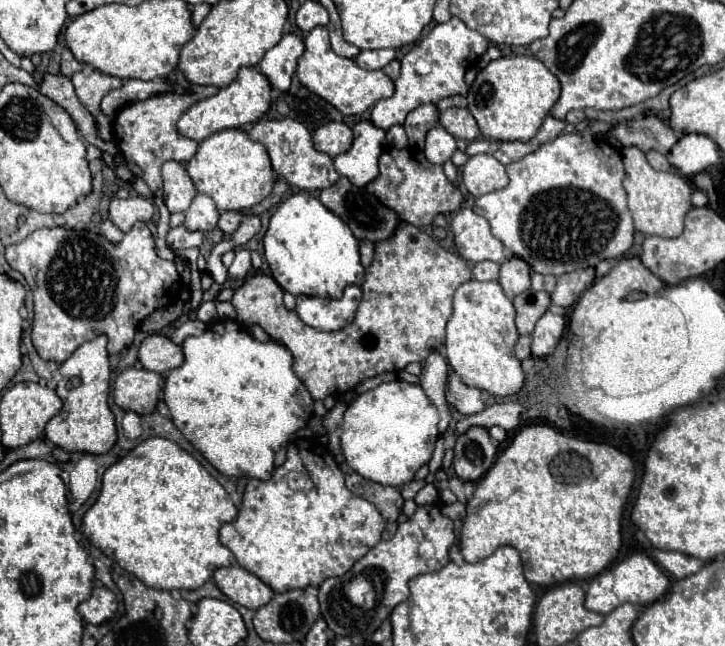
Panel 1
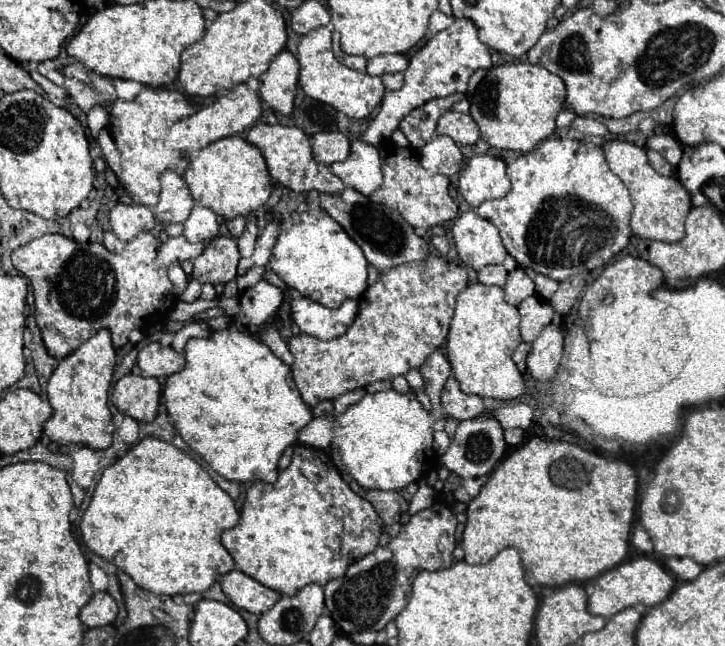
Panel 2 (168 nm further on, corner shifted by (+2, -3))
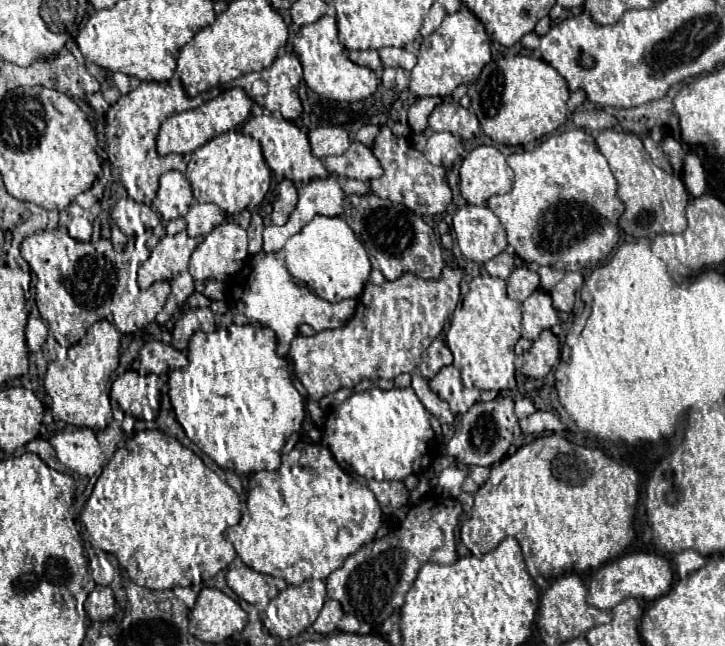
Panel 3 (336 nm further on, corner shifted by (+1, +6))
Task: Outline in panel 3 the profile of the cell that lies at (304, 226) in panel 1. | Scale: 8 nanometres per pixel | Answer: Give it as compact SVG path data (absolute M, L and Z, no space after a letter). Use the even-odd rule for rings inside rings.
M316 215L296 235L292 235L280 251L284 253L288 273L298 281L304 281L308 289L330 303L358 299L368 283L372 269L366 249L342 217Z

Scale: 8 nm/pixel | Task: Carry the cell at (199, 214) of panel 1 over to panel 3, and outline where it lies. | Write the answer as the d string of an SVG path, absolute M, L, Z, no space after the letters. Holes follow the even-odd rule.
M194 203L184 217L188 223L188 235L208 235L216 225L226 221L226 213L220 211L214 203Z

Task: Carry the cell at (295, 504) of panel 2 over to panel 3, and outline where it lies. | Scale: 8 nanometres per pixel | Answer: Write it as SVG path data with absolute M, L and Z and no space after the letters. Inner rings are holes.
M298 441L294 449L282 457L278 471L258 471L248 485L248 507L240 523L226 529L226 539L234 545L244 565L258 573L280 577L290 585L300 585L306 579L326 579L336 571L348 555L356 553L362 545L374 541L382 525L382 511L372 491L342 471L334 461L328 447L322 443Z

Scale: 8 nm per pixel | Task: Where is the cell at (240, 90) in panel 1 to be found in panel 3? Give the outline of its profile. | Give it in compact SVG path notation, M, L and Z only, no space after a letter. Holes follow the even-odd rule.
M232 87L226 89L224 93L220 93L218 97L214 97L212 101L206 101L204 105L192 109L192 111L184 111L184 113L176 113L172 117L168 117L158 133L158 153L160 155L168 155L168 153L192 153L198 147L202 147L204 143L208 143L210 139L214 139L220 133L226 133L230 129L236 129L238 125L242 125L252 111L252 99L248 97L248 93L242 87Z

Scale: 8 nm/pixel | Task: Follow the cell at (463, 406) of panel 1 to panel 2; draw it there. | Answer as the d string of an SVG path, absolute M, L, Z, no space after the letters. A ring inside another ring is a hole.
M455 378L447 380L445 390L441 394L441 404L445 414L451 414L457 420L469 420L469 418L477 418L485 414L483 398L461 392L459 382Z

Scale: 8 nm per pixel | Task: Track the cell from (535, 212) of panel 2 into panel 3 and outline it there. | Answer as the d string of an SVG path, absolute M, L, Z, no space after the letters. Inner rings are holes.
M572 129L558 135L542 139L536 149L514 153L508 157L508 165L514 169L514 185L506 195L496 195L488 199L488 207L496 211L496 217L506 229L508 245L526 263L536 261L538 265L548 265L558 271L580 271L586 267L596 267L604 261L620 239L618 219L624 213L624 203L618 197L618 183L608 167L608 161L596 147L592 135L584 129Z

